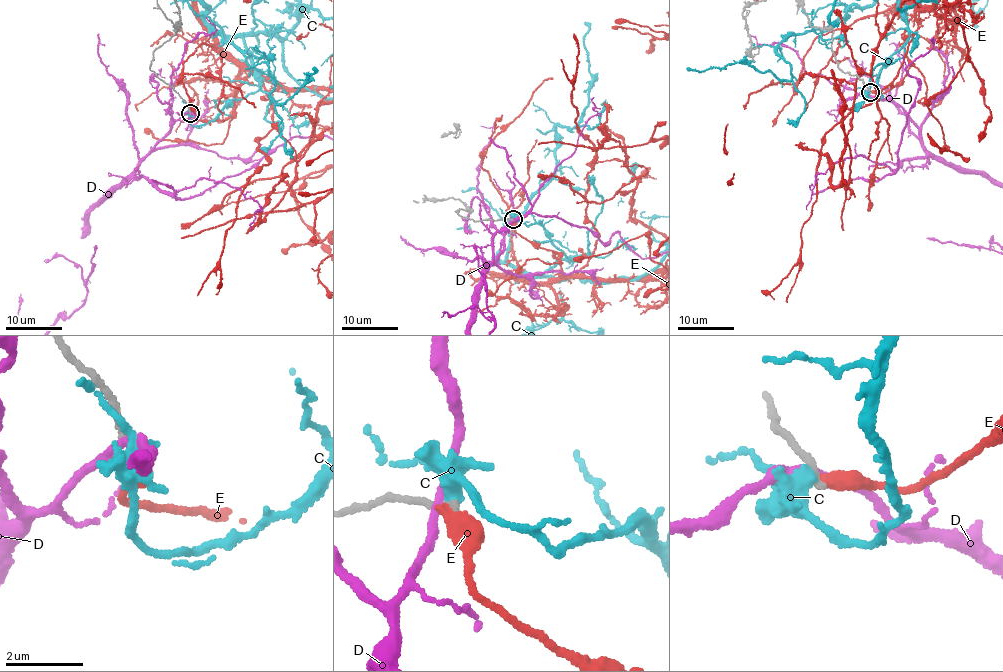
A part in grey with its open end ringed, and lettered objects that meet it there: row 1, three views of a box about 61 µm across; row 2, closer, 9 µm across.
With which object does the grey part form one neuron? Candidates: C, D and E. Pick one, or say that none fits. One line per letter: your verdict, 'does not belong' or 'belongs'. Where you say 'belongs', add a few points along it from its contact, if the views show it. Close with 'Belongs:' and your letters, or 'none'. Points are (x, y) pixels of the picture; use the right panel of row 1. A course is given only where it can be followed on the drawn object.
C: does not belong
D: does not belong
E: does not belong
Belongs: none

